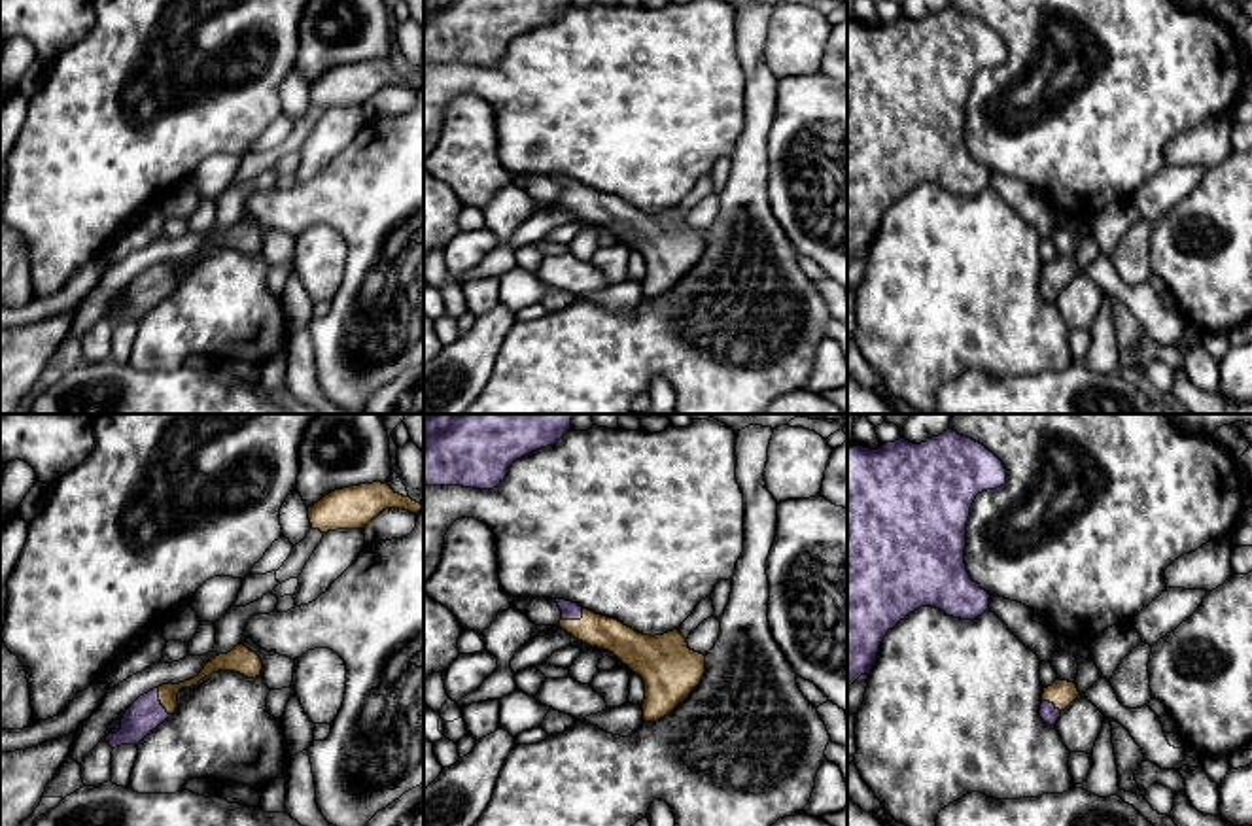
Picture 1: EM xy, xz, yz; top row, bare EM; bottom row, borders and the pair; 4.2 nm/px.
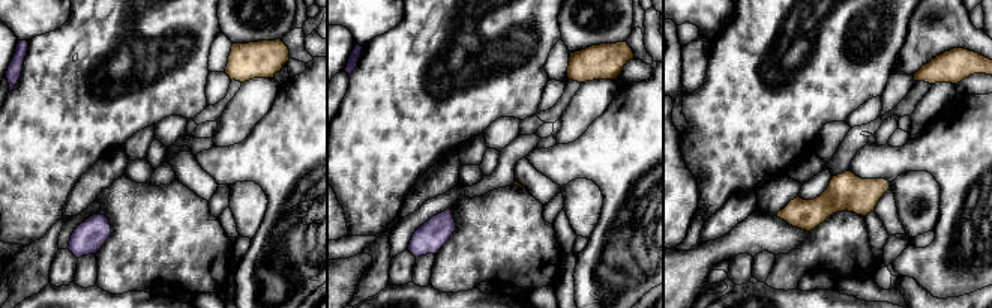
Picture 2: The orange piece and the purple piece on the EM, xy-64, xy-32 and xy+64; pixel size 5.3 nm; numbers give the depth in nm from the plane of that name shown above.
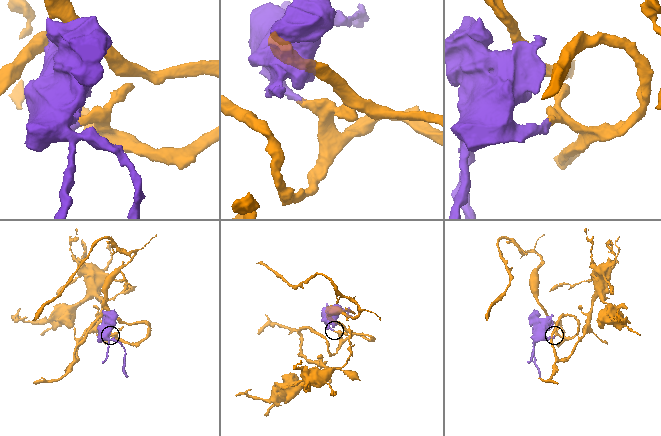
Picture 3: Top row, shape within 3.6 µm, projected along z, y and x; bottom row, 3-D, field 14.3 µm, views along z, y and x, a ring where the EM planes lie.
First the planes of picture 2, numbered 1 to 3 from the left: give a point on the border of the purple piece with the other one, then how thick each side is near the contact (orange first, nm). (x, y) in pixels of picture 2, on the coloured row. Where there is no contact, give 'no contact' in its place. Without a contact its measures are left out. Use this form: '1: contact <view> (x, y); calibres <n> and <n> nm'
1: no contact
2: no contact
3: no contact

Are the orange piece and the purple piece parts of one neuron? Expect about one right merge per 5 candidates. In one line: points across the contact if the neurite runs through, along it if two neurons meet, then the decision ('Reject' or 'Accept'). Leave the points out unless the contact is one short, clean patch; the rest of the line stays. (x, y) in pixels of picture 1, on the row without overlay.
Path across: xz (628, 222), (575, 197), (570, 188). Accept

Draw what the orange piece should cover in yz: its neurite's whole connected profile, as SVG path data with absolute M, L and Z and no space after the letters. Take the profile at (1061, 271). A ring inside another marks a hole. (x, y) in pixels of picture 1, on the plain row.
M1055 257L1052 263L1044 265L1040 280L1040 295L1048 302L1055 302L1061 289L1080 272L1074 259Z

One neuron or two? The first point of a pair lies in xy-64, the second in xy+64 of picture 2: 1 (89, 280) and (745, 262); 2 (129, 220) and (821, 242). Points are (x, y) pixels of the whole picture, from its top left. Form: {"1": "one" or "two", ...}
{"1": "two", "2": "one"}

